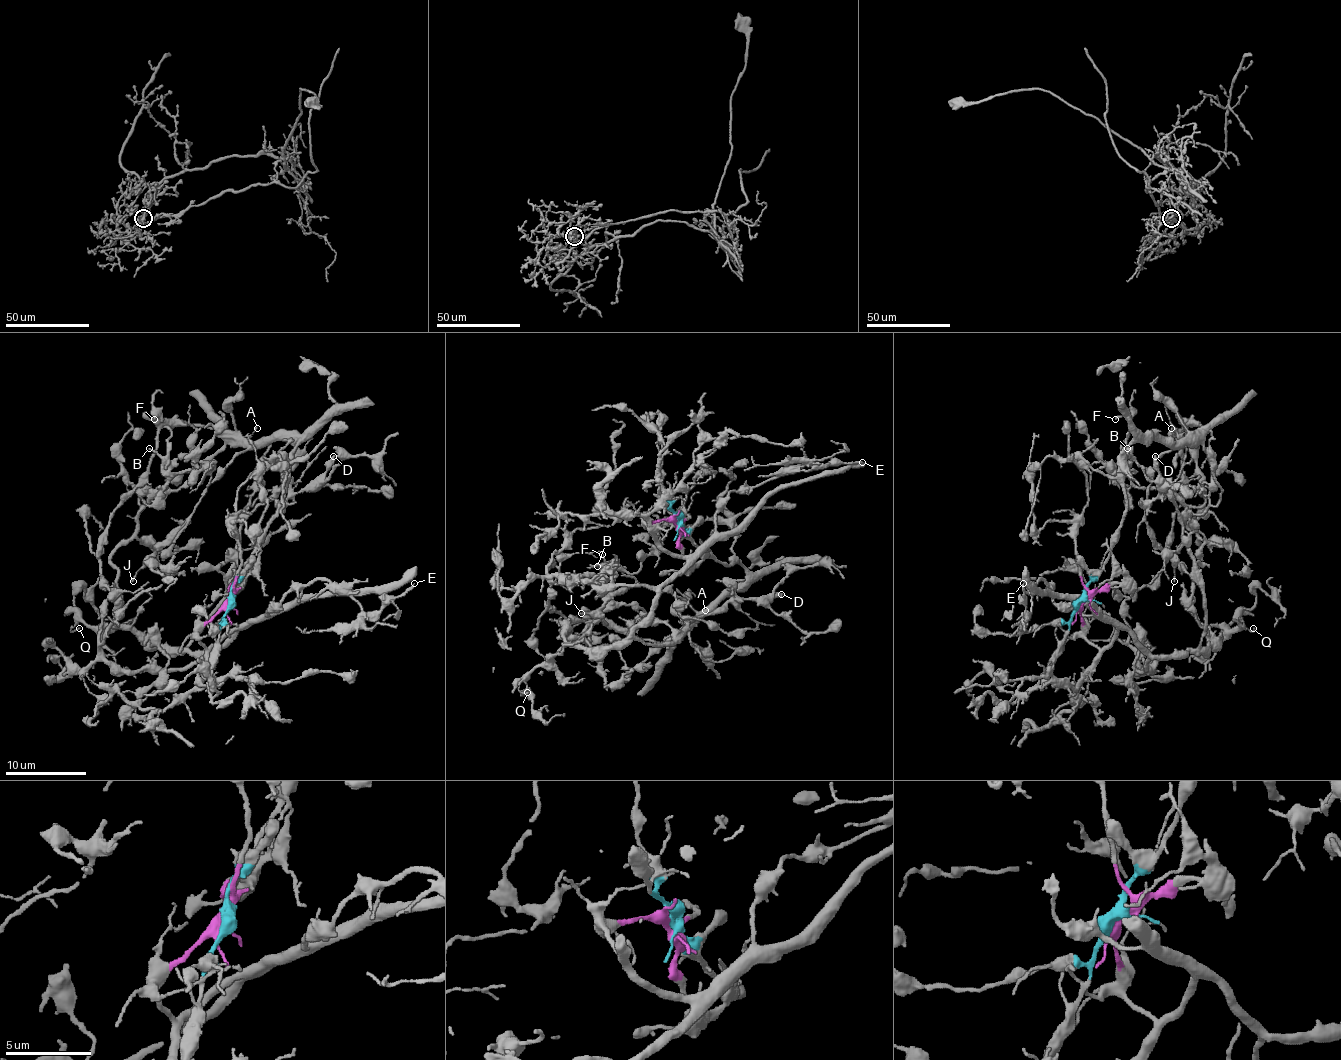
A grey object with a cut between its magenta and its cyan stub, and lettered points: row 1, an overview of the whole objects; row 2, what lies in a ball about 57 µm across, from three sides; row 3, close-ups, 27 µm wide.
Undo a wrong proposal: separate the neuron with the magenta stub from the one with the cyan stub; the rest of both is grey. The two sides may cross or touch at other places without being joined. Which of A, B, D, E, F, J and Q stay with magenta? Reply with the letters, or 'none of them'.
B, D, E, F, Q

